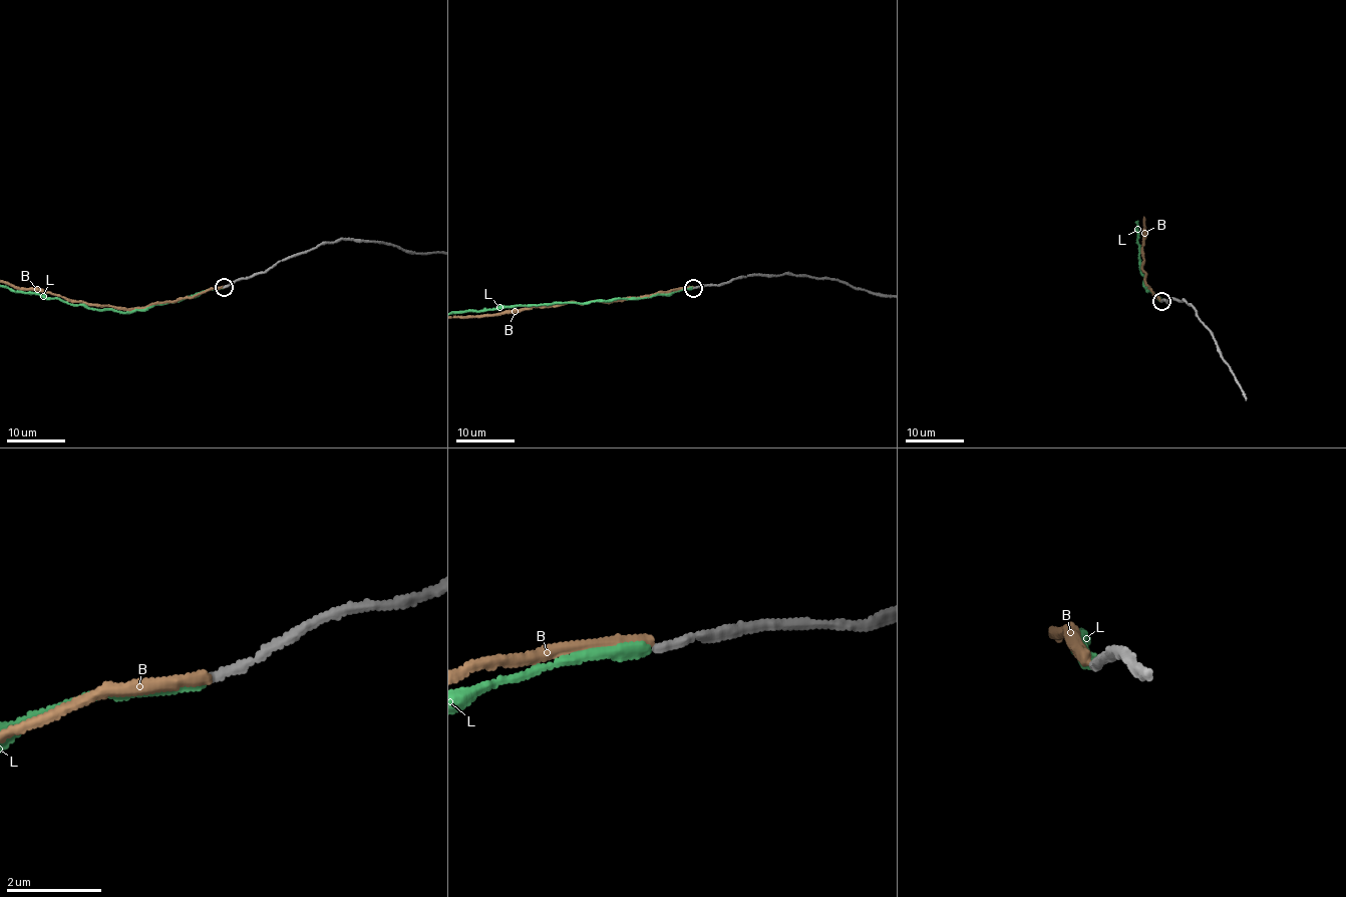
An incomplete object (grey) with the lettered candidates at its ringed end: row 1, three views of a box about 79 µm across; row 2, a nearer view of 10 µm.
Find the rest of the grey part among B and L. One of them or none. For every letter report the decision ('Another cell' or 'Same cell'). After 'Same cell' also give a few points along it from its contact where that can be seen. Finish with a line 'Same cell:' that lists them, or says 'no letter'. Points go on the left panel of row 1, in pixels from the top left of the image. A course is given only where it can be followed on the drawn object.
B: Another cell
L: Same cell
Same cell: L

